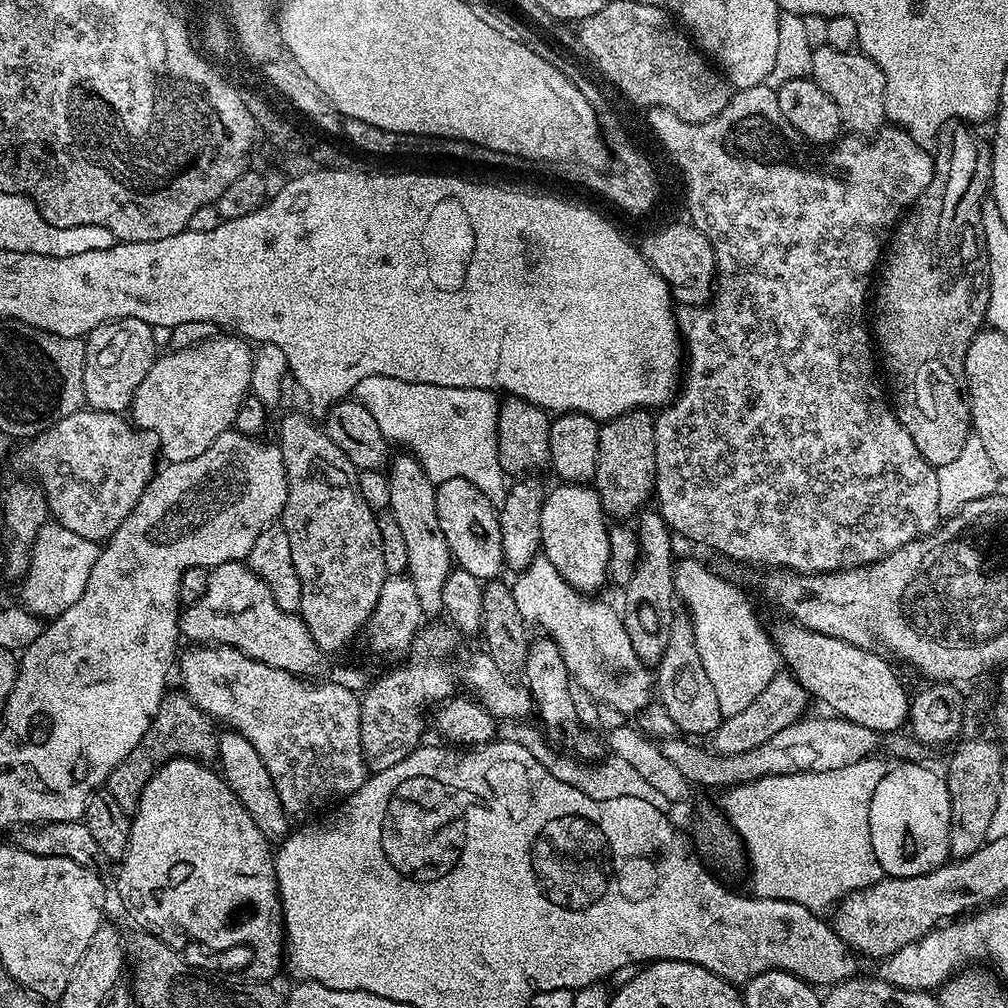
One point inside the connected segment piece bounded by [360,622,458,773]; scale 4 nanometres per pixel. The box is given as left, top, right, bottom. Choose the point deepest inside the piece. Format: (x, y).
(392, 708)

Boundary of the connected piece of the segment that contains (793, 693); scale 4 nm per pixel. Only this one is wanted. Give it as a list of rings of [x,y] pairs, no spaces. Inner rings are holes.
[[[788,670],[778,671],[769,685],[762,690],[758,698],[754,699],[754,702],[750,703],[746,710],[741,710],[733,716],[724,717],[724,721],[718,726],[718,730],[713,732],[710,737],[711,751],[721,752],[723,756],[729,756],[730,754],[745,752],[754,744],[766,742],[766,738],[774,738],[774,734],[778,734],[778,730],[786,730],[786,726],[790,726],[794,721],[805,715],[806,709],[804,707],[807,706],[808,702],[810,702],[809,692],[796,681],[795,676]]]

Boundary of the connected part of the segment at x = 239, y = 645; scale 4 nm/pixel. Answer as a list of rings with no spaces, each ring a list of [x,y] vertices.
[[[231,560],[211,569],[202,598],[189,604],[180,613],[180,634],[196,646],[229,644],[271,668],[281,668],[293,674],[312,674],[320,664],[320,647],[310,638],[303,620],[294,612],[284,612],[274,602],[270,586],[251,571],[247,563]]]

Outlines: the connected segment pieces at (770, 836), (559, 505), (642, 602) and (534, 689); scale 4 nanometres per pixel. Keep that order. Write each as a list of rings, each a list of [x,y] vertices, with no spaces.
[[[869,758],[859,760],[850,766],[842,766],[838,770],[826,770],[825,772],[787,772],[785,776],[762,776],[757,780],[751,780],[748,784],[738,784],[733,788],[727,789],[723,793],[724,804],[722,811],[732,823],[732,828],[740,836],[740,841],[744,843],[746,853],[746,864],[750,869],[752,867],[752,888],[751,891],[757,896],[774,898],[775,900],[793,900],[802,906],[813,910],[824,910],[820,908],[831,909],[839,905],[844,897],[849,896],[852,892],[860,892],[864,888],[876,884],[885,879],[885,872],[874,854],[874,846],[870,842],[870,802],[874,790],[878,790],[885,783],[884,781],[884,764],[880,758]]]
[[[588,484],[555,485],[557,488],[547,493],[544,498],[542,514],[542,542],[540,543],[542,555],[550,560],[568,582],[585,594],[596,594],[600,587],[610,580],[608,563],[610,562],[610,538],[608,537],[609,521],[602,502],[598,498],[595,487]]]
[[[644,510],[639,513],[634,524],[636,541],[640,543],[640,558],[630,582],[623,589],[624,600],[628,605],[622,608],[622,619],[630,642],[645,665],[655,666],[666,654],[670,642],[674,615],[672,600],[677,599],[675,588],[674,553],[672,551],[673,531],[662,518],[659,510]]]
[[[551,638],[543,639],[531,641],[528,649],[528,661],[523,671],[523,675],[528,676],[526,687],[532,694],[535,707],[538,709],[538,716],[540,712],[541,722],[539,721],[539,723],[546,729],[549,737],[564,736],[565,746],[563,745],[563,747],[571,750],[577,757],[599,757],[601,755],[601,753],[599,754],[599,742],[594,737],[587,736],[576,725],[576,704],[572,701],[573,689],[570,687],[570,677],[566,670],[566,662],[562,658],[562,650]]]

